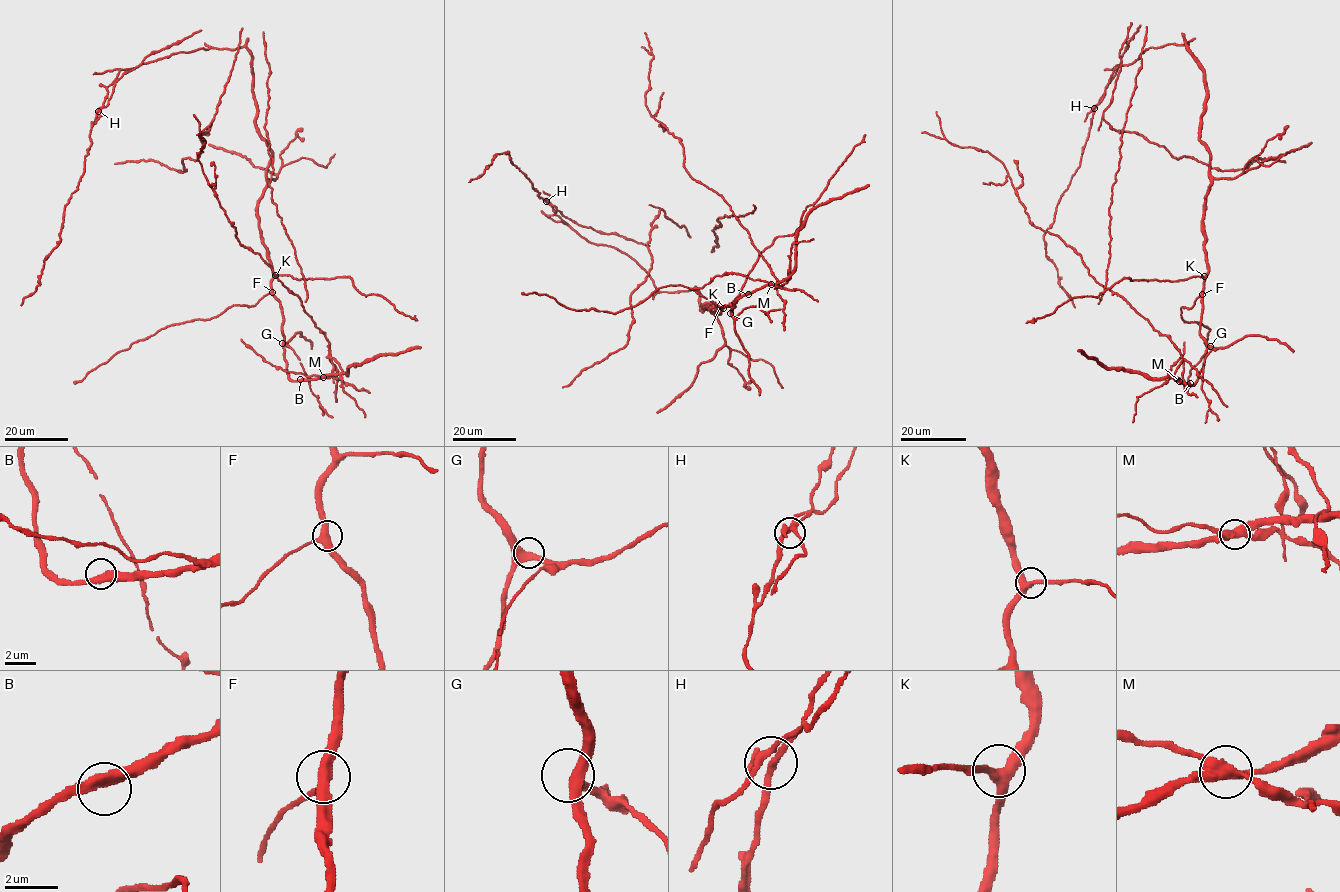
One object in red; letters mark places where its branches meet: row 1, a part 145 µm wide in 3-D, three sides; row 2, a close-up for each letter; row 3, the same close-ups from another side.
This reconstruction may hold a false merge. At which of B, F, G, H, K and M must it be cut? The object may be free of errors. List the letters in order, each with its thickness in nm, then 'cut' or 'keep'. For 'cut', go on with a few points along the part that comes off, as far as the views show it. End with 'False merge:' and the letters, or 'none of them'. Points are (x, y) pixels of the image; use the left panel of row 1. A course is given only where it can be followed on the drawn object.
B: 440 nm thick; keep
F: 400 nm thick; keep
G: 360 nm thick; keep
H: 220 nm thick; keep
K: 360 nm thick; keep
M: 420 nm thick; cut; foreign part runs (323, 377), (332, 376), (333, 368), (329, 341), (301, 300), (237, 238), (198, 160), (205, 140), (193, 114)
False merge: M

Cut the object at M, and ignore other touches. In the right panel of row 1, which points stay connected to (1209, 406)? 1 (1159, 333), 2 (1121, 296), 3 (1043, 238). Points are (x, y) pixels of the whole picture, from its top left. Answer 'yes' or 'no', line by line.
1: no
2: no
3: yes

